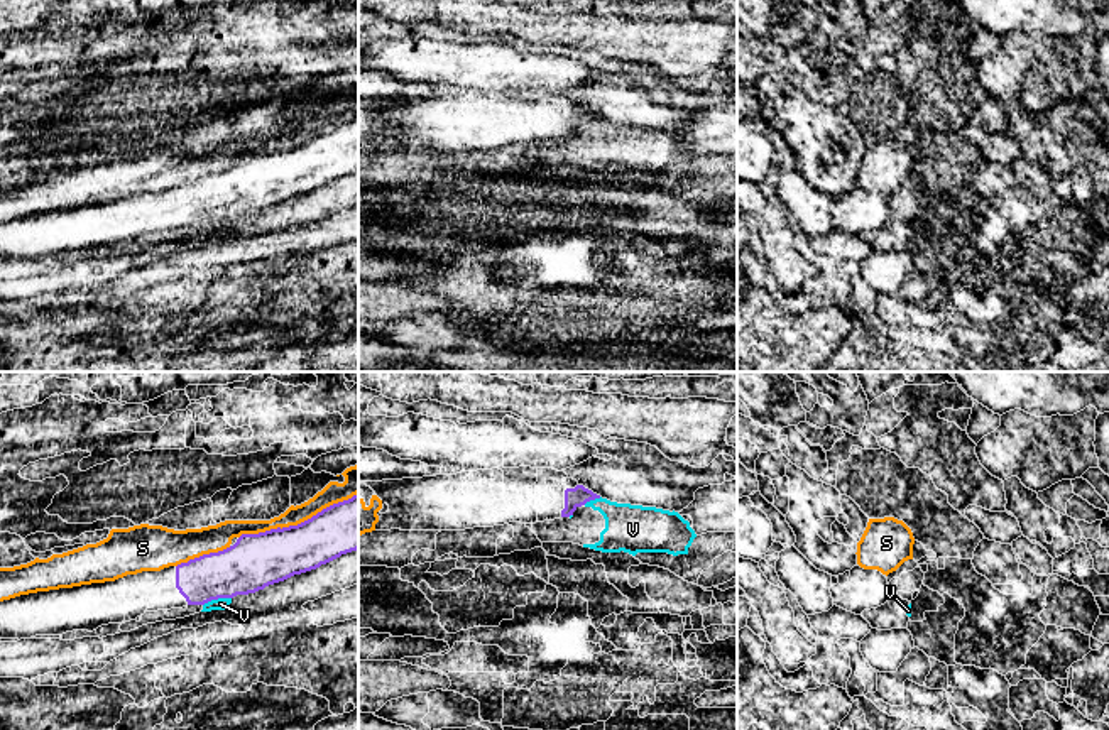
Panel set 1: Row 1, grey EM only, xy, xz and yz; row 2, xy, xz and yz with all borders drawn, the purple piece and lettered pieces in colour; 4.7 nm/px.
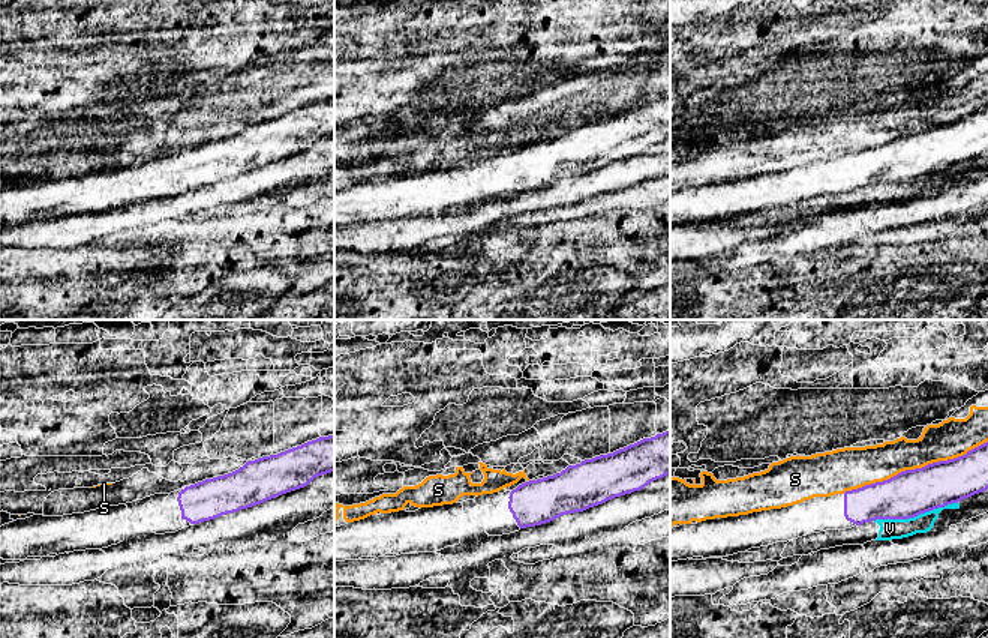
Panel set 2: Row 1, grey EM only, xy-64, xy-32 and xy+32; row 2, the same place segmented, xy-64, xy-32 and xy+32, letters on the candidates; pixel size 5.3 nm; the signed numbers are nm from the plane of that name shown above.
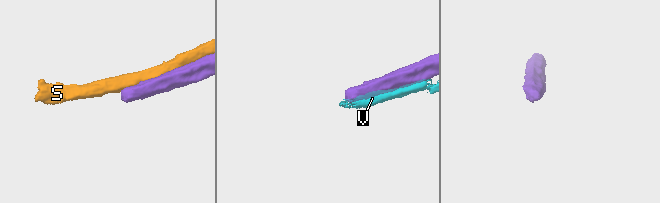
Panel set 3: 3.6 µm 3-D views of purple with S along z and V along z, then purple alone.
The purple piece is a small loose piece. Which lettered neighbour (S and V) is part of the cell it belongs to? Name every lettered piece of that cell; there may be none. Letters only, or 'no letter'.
no letter

